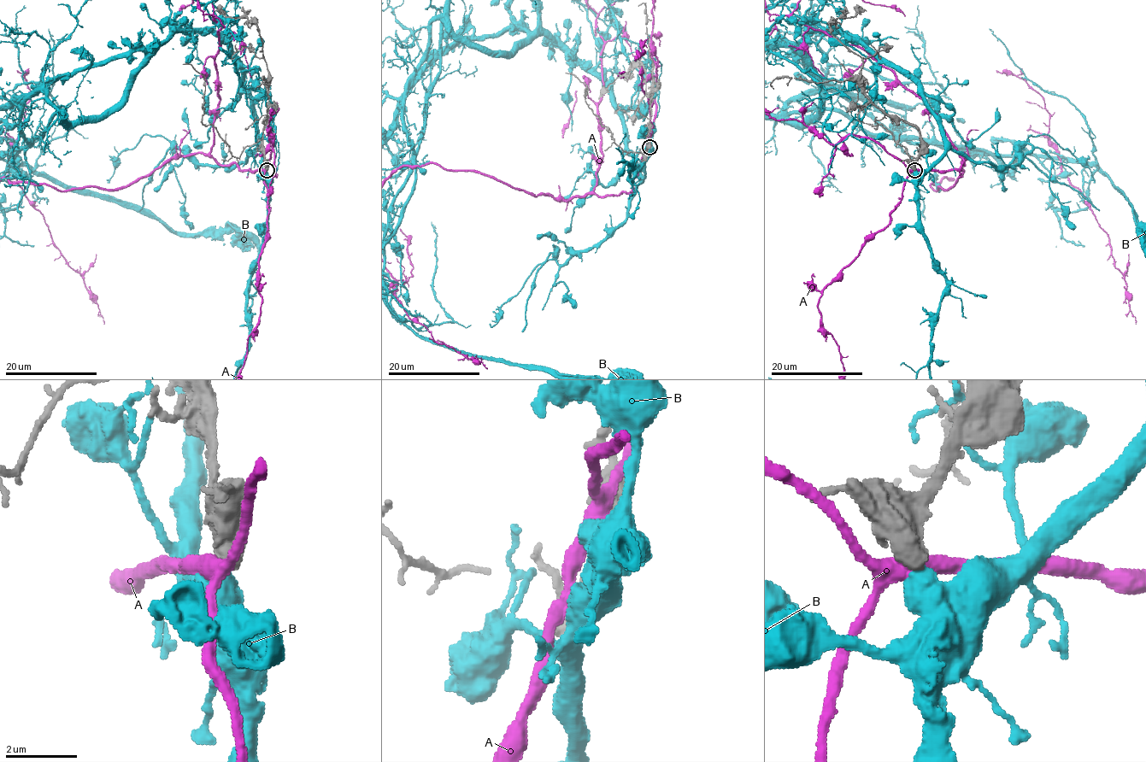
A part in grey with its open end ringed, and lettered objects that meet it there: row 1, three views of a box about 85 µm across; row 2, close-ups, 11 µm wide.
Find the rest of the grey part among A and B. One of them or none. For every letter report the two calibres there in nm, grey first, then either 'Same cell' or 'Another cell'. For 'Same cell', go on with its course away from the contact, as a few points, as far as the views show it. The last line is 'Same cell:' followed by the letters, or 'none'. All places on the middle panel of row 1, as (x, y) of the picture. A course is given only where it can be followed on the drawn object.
A: Thickness 700 nm (grey) against 400 nm. Another cell
B: Thickness 600 nm (grey) against 600 nm. Another cell
Same cell: none

